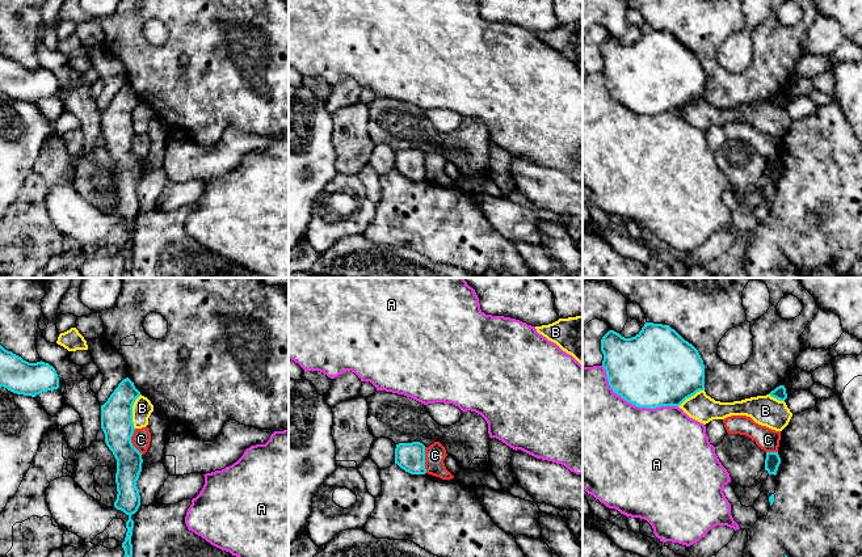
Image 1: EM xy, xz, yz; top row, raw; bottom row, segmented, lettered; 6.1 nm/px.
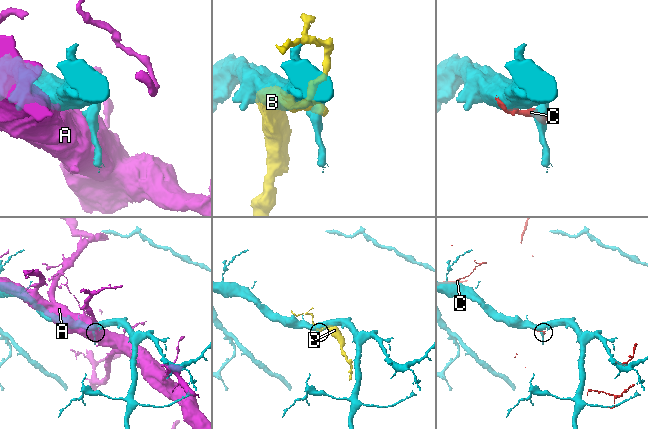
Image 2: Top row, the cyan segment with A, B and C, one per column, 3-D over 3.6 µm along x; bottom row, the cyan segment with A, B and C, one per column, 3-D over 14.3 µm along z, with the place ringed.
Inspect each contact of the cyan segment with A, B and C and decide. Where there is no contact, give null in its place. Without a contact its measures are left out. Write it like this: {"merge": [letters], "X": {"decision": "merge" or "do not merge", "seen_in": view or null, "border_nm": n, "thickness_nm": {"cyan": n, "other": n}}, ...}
{"merge": [], "A": {"decision": "do not merge", "seen_in": "yz", "border_nm": 550, "thickness_nm": {"cyan": 460, "other": 500}}, "B": {"decision": "do not merge", "seen_in": "xy", "border_nm": 220, "thickness_nm": {"cyan": 190, "other": 120}}, "C": {"decision": "do not merge", "seen_in": "xy", "border_nm": 170, "thickness_nm": {"cyan": 190, "other": 120}}}

